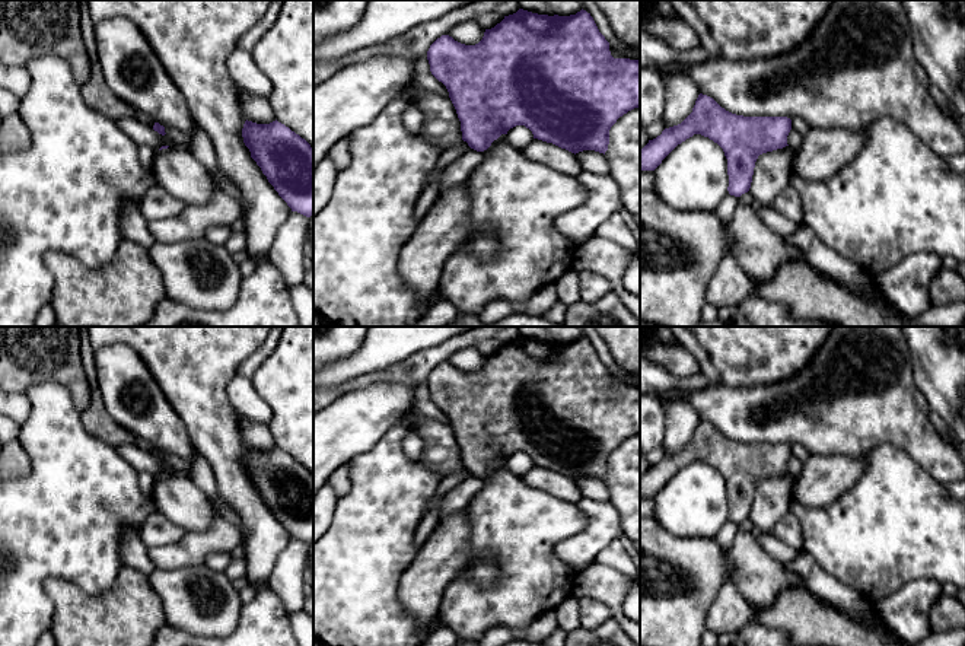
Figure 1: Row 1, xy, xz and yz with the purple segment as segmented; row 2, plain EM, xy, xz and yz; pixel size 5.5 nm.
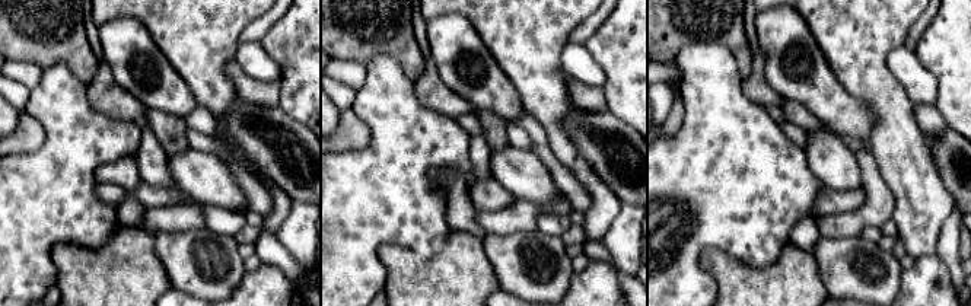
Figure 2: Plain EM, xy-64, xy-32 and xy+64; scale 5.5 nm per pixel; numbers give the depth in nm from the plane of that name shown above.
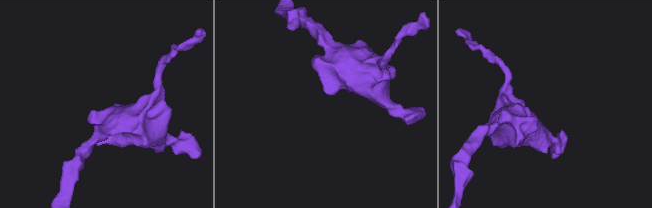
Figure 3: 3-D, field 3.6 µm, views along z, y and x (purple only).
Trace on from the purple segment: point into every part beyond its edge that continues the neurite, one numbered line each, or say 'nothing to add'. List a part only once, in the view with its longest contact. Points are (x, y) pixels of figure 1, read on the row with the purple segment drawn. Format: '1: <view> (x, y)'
nothing to add

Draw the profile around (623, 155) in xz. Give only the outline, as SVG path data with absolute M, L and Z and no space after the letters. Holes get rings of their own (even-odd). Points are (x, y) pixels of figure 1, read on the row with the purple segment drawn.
M640 108L628 111L611 127L605 157L618 184L622 209L640 216Z

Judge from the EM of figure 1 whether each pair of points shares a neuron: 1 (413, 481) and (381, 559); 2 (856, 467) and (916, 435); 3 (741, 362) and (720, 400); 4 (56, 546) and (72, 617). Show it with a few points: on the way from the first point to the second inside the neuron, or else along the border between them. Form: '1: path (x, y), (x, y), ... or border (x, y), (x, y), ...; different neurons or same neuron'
1: path (401, 500), (384, 518), (381, 540); same neuron
2: border (865, 452), (857, 455), (827, 455); different neurons
3: border (719, 381), (731, 387), (761, 385); different neurons
4: border (43, 582), (51, 576), (64, 576), (94, 594); different neurons

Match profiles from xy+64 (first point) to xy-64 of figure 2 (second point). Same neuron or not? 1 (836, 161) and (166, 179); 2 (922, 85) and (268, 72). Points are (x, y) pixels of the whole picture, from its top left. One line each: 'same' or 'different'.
1: different
2: same

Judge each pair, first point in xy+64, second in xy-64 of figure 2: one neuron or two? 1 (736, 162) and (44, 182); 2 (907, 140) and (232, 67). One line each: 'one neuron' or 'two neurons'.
1: one neuron
2: two neurons

